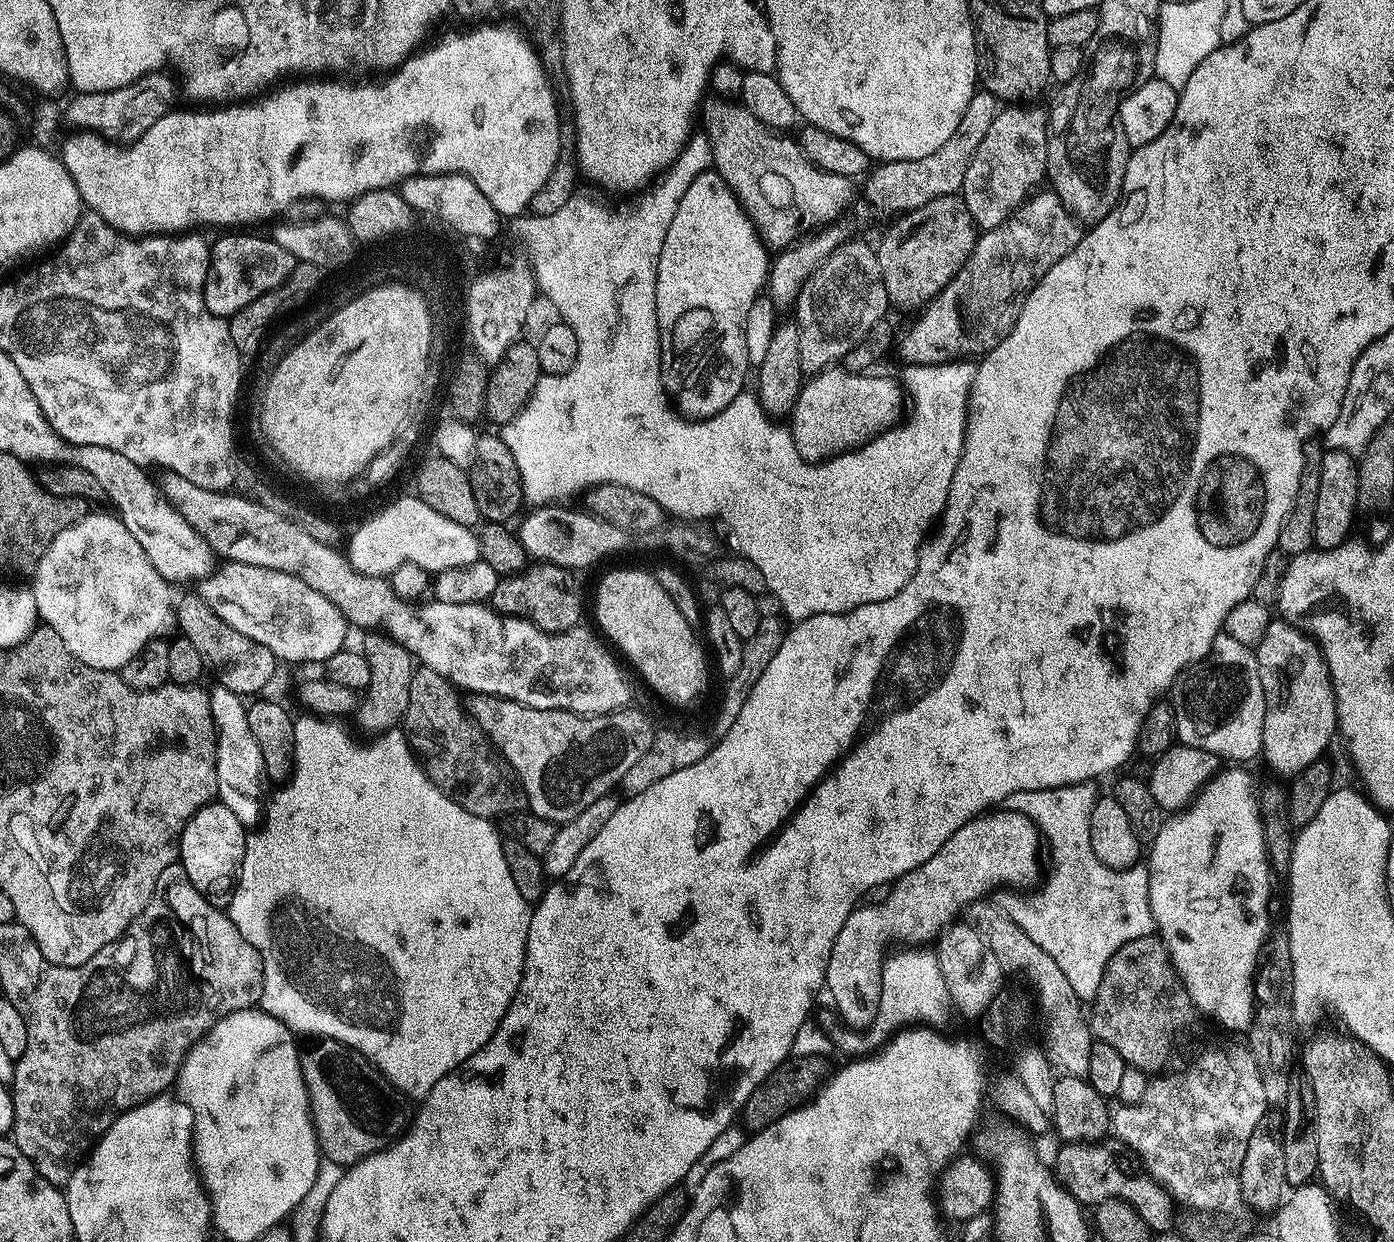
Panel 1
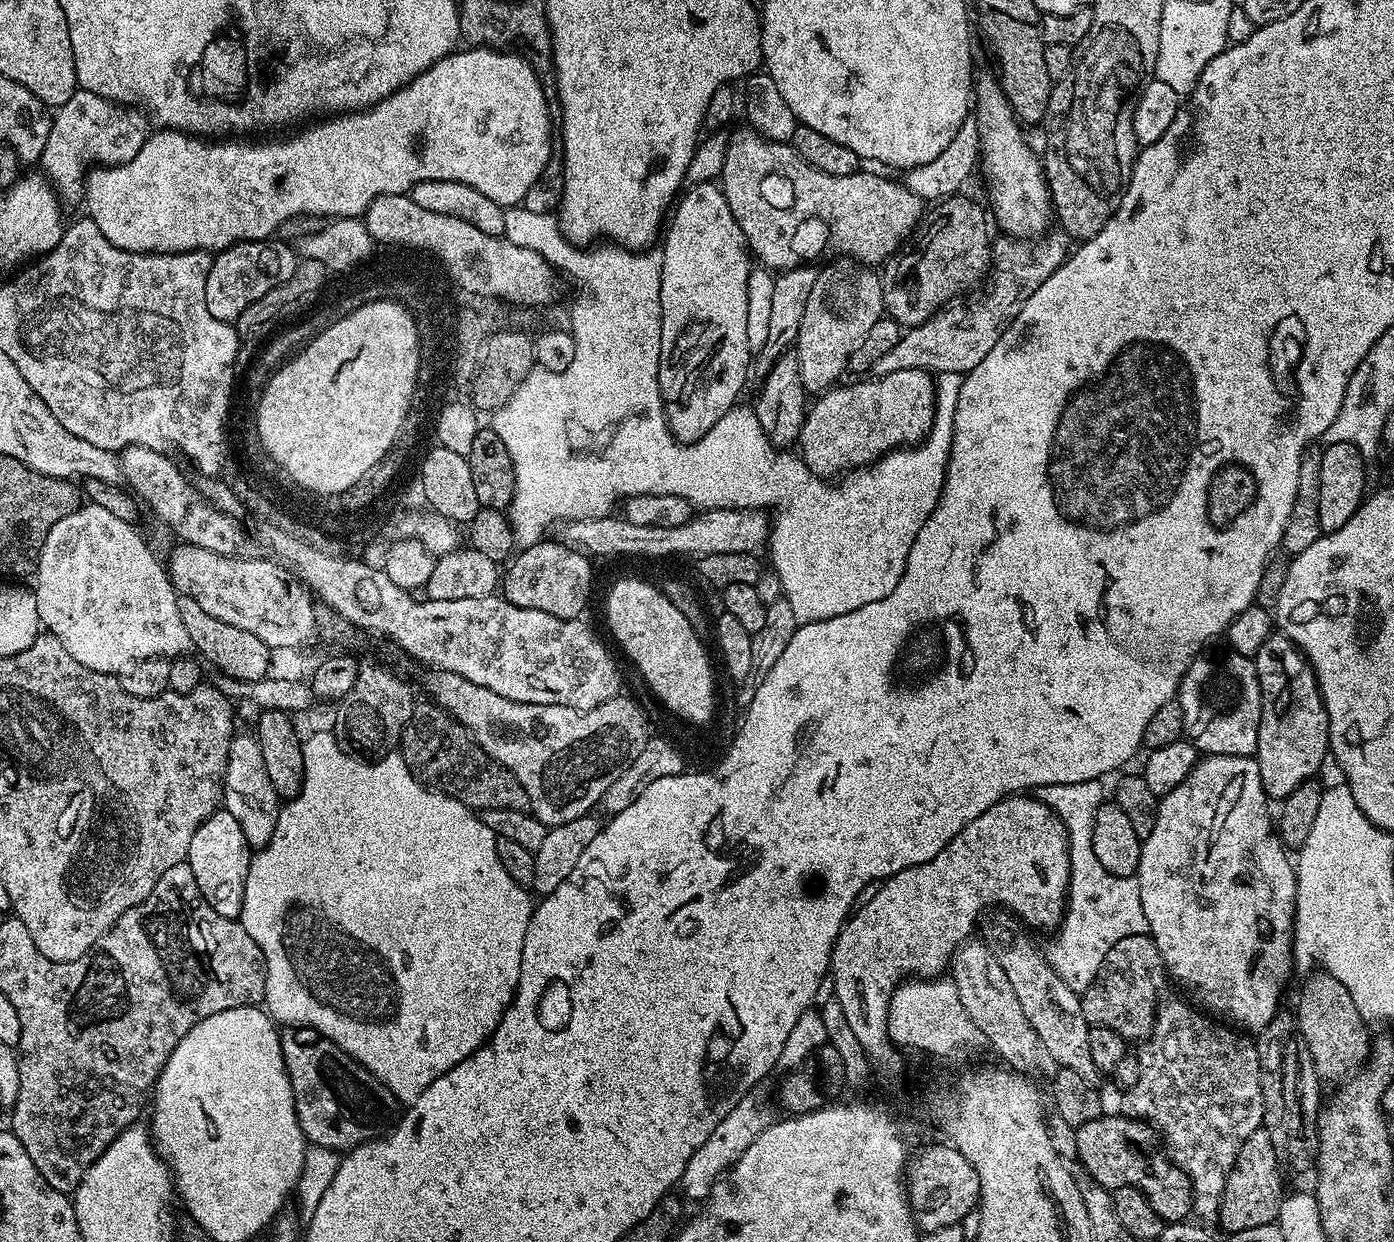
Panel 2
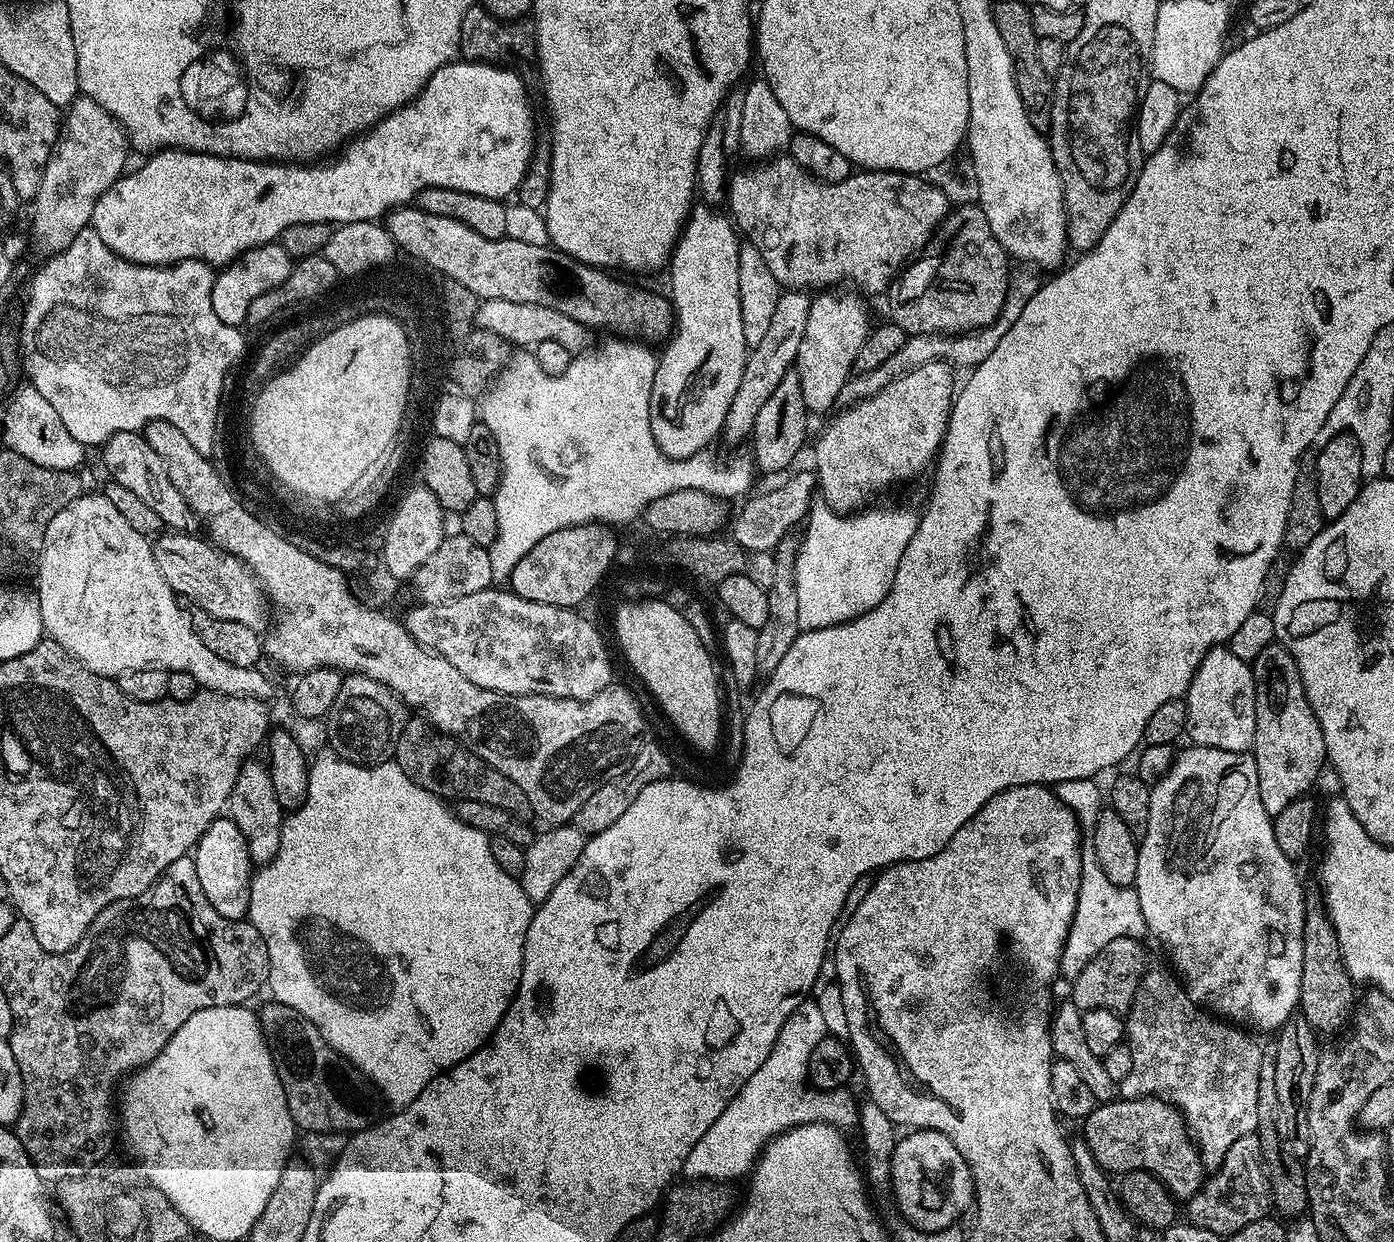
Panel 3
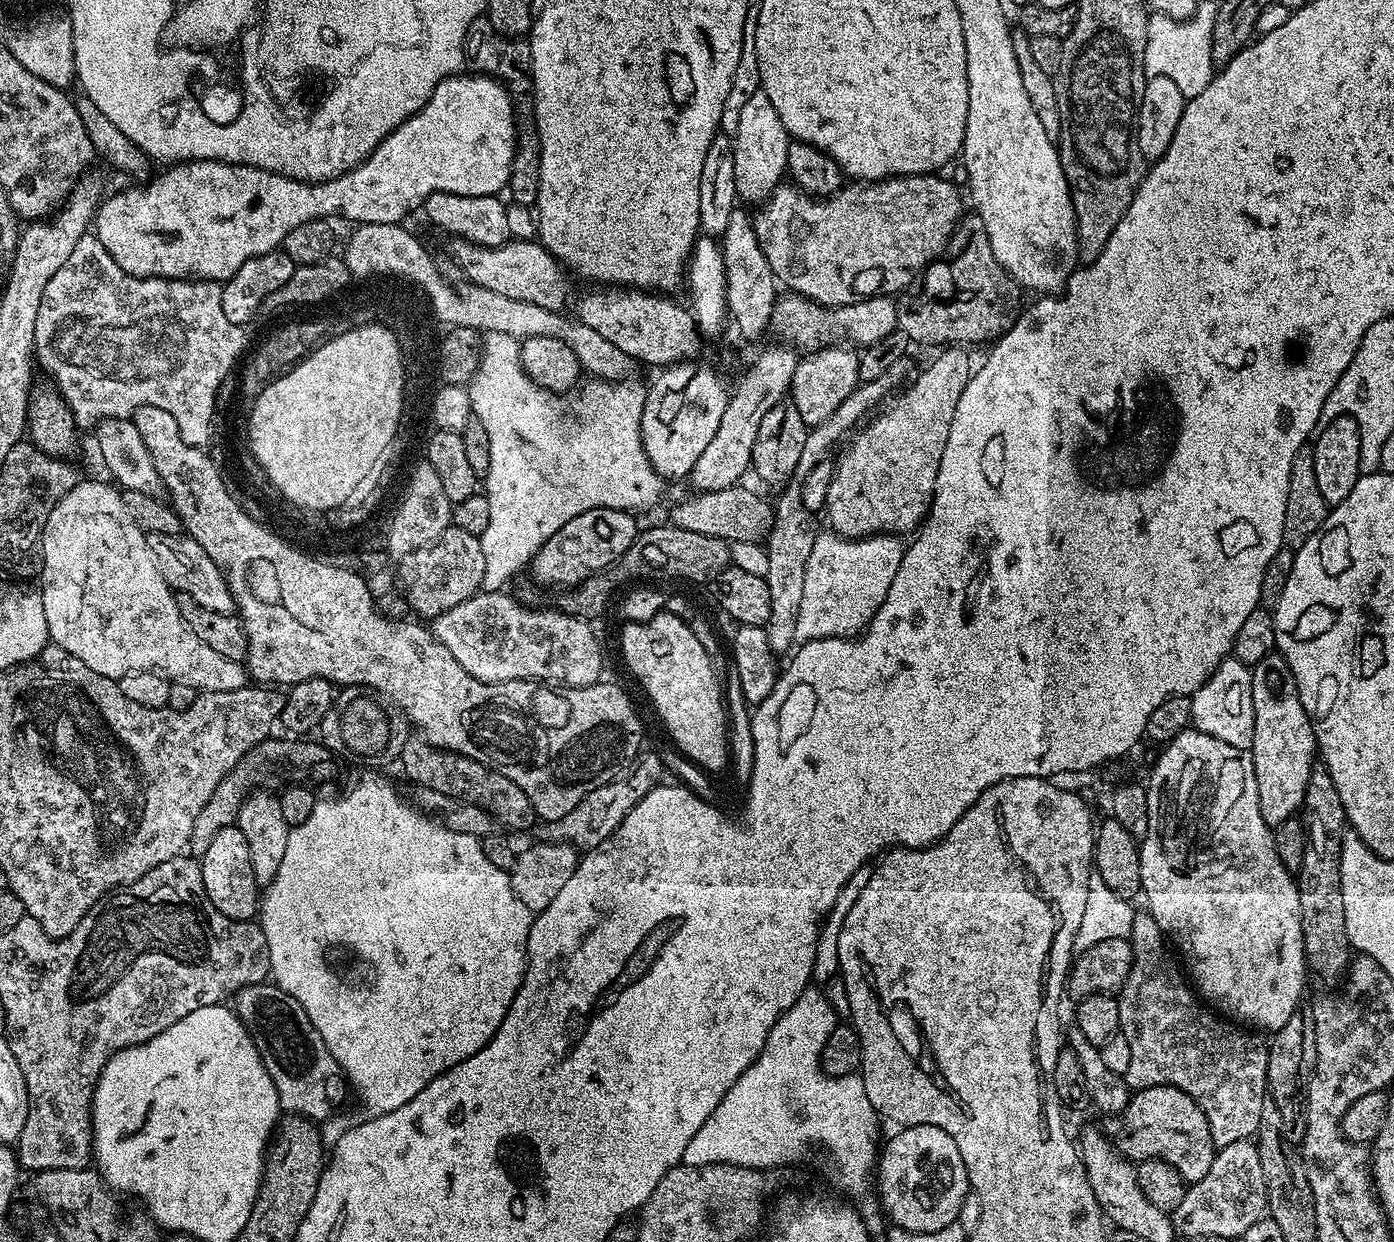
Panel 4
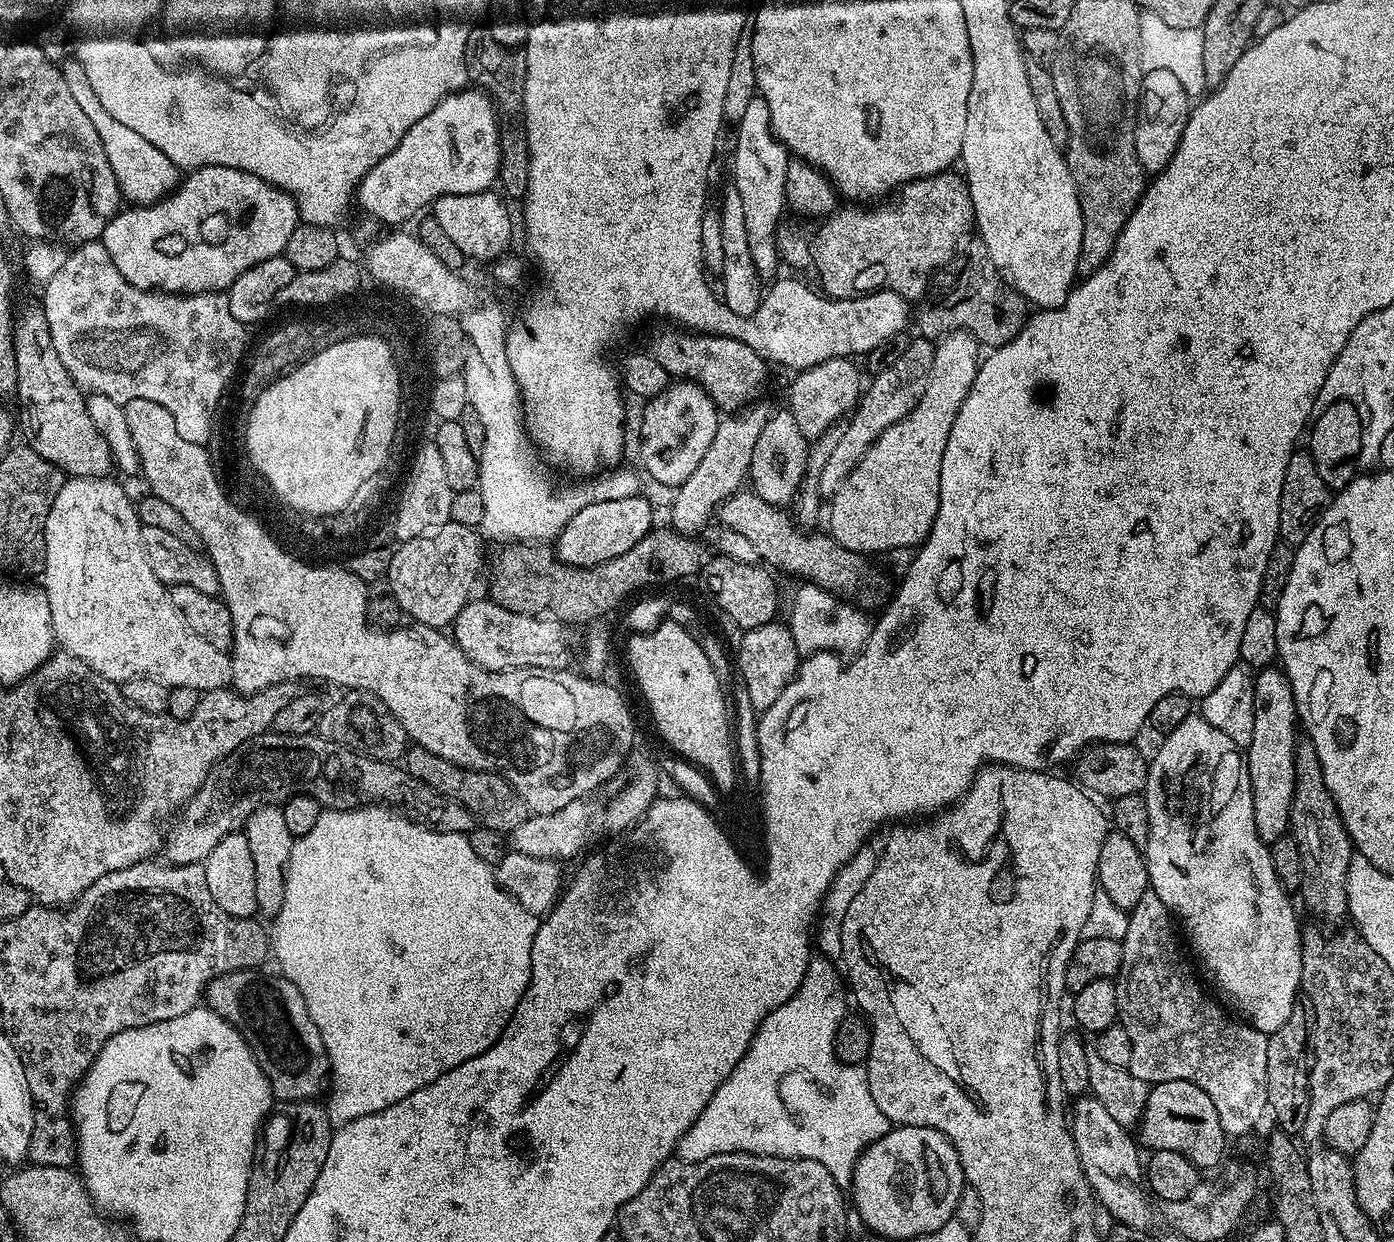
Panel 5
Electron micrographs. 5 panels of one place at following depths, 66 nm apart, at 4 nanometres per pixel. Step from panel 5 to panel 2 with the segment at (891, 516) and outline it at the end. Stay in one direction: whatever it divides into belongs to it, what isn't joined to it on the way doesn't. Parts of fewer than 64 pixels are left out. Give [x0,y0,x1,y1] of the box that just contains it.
[798,368,936,478]

